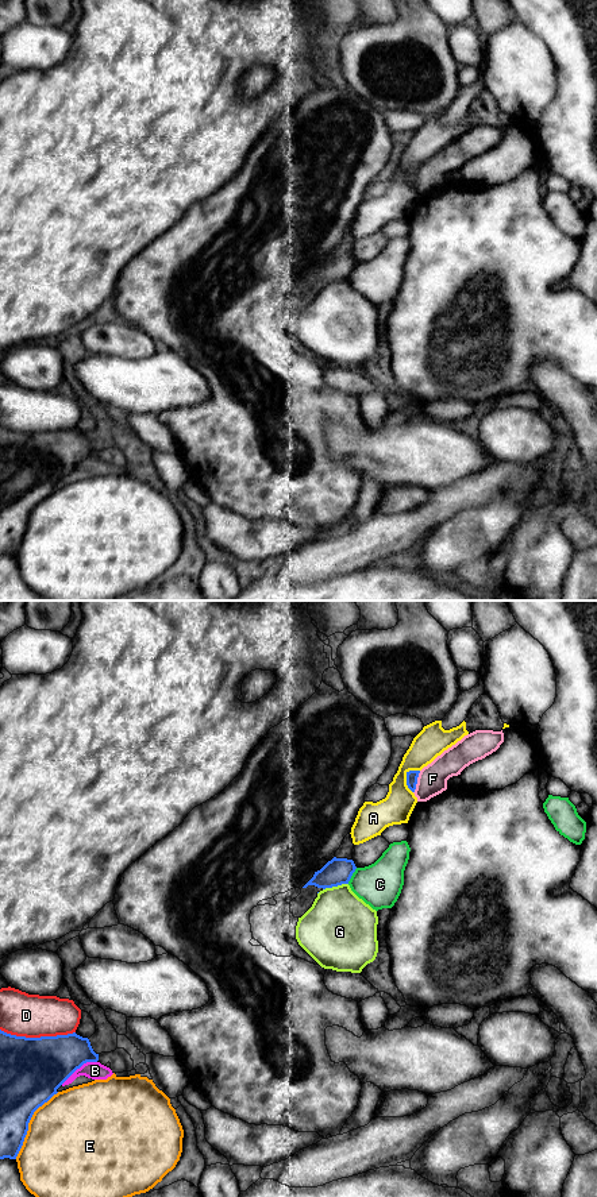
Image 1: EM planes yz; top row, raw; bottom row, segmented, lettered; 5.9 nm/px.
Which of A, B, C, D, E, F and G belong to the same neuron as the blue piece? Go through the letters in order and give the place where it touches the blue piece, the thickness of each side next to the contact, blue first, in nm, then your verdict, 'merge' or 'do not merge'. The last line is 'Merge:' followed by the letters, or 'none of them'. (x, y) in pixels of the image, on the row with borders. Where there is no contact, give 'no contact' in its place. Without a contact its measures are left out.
A: contact yz (407, 777); calibres 70 and 190 nm; do not merge
B: contact yz (79, 1068); calibres 360 and 110 nm; do not merge
C: contact yz (351, 875); calibres 160 and 260 nm; do not merge
D: contact yz (38, 1038); calibres 380 and 260 nm; do not merge
E: contact yz (29, 1122); calibres 340 and 480 nm; do not merge
F: contact yz (416, 782); calibres 70 and 180 nm; do not merge
G: contact yz (335, 885); calibres 160 and 420 nm; do not merge
Merge: none of them

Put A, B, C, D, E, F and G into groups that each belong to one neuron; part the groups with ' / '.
A / B / C / D / E / F / G

